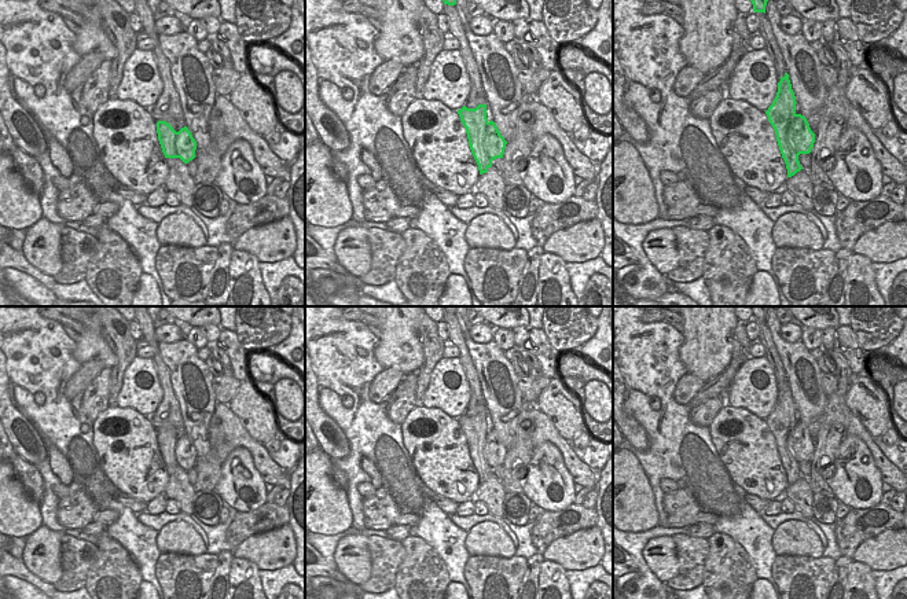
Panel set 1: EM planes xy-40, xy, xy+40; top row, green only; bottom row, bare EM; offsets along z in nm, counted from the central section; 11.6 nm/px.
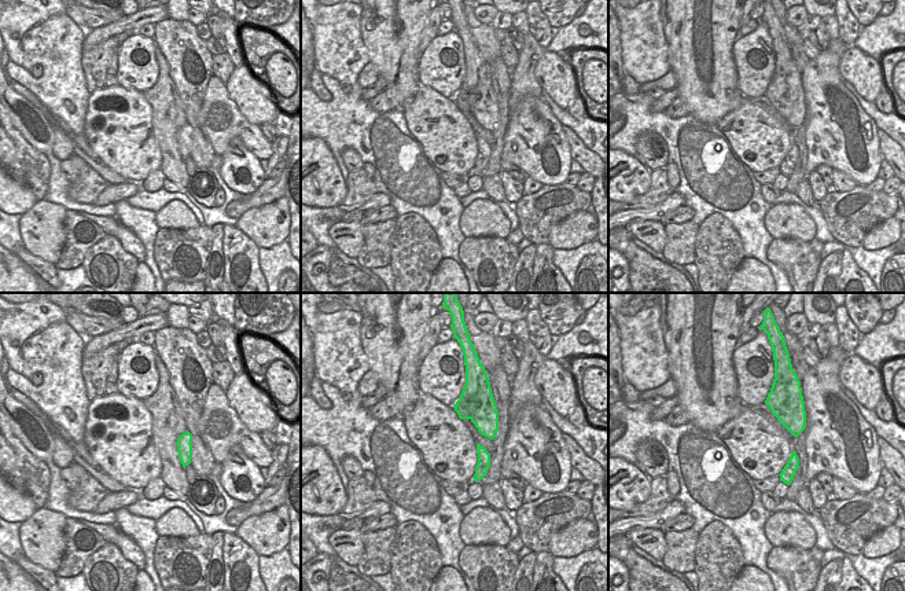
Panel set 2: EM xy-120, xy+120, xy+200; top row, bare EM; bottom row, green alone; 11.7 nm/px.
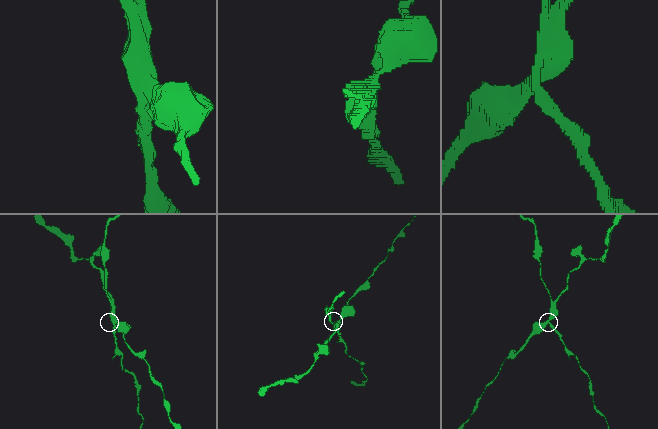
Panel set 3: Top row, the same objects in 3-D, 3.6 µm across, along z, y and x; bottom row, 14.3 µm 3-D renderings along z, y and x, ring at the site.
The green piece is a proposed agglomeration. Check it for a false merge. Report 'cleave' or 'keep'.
cleave

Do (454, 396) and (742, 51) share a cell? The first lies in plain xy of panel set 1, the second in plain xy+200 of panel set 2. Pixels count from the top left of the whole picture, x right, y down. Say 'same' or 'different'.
same

